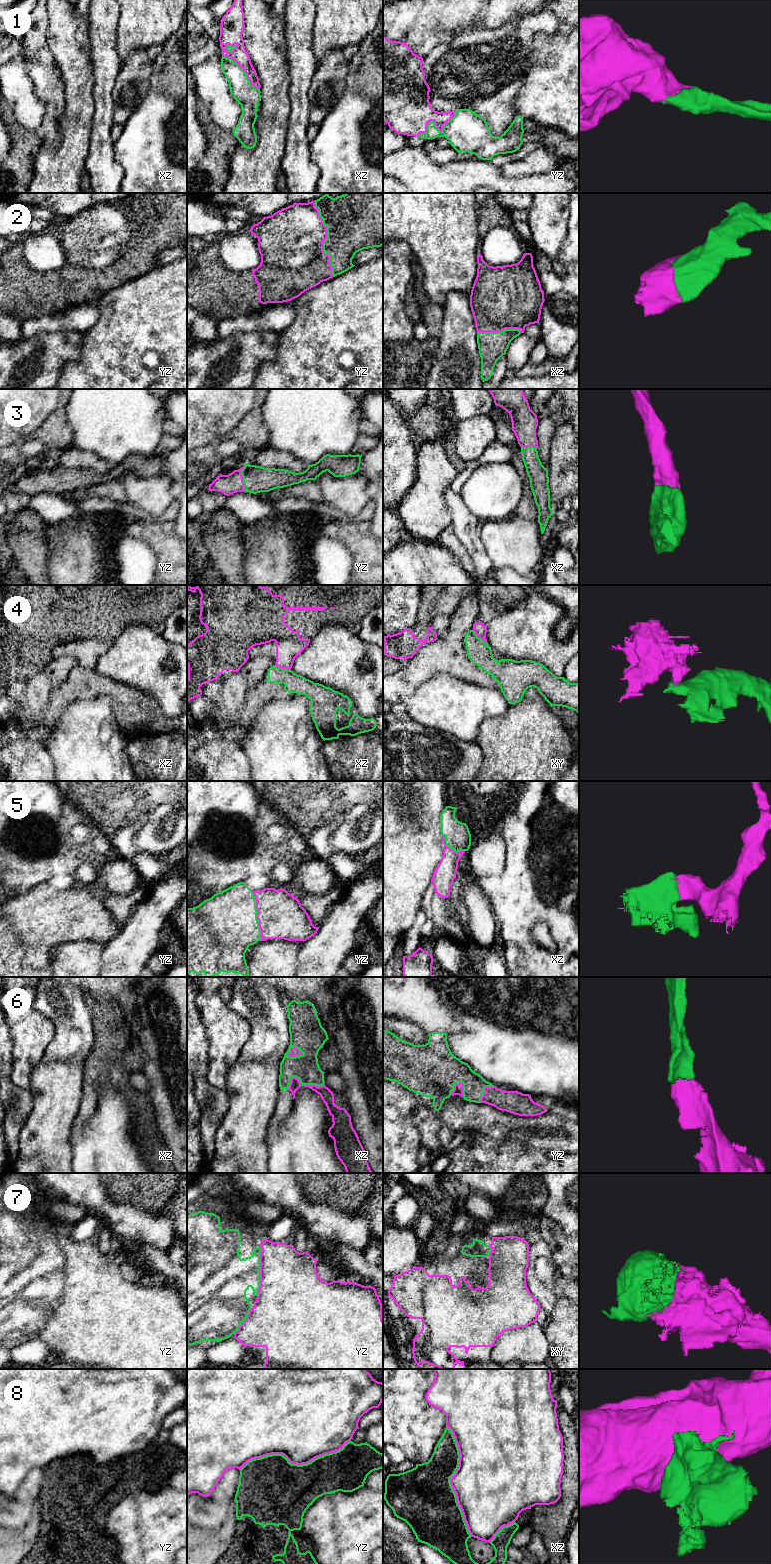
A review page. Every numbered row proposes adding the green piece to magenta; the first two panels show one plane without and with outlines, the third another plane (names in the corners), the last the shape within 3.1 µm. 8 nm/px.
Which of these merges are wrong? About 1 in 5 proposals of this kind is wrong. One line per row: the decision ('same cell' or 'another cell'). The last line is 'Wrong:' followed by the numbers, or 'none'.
1: same cell
2: same cell
3: same cell
4: another cell
5: same cell
6: same cell
7: same cell
8: another cell
Wrong: 4, 8

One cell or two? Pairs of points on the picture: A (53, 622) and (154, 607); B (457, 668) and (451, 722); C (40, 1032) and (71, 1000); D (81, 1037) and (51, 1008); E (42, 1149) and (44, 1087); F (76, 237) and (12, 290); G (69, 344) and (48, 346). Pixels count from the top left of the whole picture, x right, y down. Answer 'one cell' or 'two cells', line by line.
A: one cell
B: two cells
C: two cells
D: one cell
E: one cell
F: one cell
G: one cell

